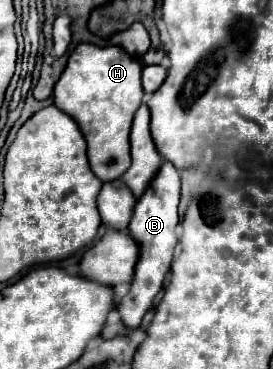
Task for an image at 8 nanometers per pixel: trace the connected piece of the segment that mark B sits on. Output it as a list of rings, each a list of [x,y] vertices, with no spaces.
[[[163,163],[159,169],[159,177],[155,177],[155,183],[151,183],[151,189],[143,193],[143,197],[137,201],[131,223],[129,223],[129,235],[137,241],[139,245],[139,259],[135,265],[135,275],[131,281],[129,293],[115,305],[115,309],[121,315],[121,323],[129,329],[139,327],[143,315],[151,307],[155,295],[163,287],[165,273],[171,267],[173,259],[173,249],[177,245],[177,225],[179,225],[179,215],[177,215],[177,205],[179,205],[179,171],[171,163]]]

